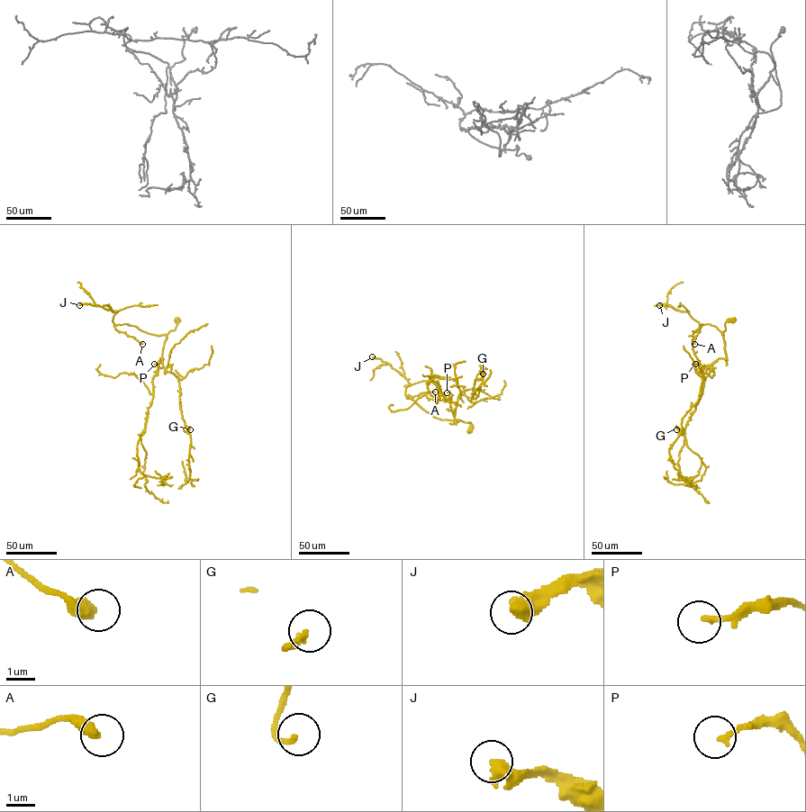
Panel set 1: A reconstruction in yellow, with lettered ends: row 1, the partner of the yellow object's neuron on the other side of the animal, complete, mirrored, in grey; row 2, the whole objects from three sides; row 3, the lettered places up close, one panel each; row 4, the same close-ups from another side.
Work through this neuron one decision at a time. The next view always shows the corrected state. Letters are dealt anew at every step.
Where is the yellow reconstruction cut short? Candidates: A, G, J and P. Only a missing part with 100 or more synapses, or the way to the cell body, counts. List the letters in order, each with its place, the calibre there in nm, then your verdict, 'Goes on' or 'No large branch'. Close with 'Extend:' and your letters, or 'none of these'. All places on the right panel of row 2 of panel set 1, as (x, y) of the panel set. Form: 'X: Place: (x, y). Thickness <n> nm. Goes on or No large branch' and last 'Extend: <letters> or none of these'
A: Place: (694, 344). Thickness 440 nm. No large branch
G: Place: (676, 429). Thickness 160 nm. No large branch
J: Place: (659, 305). Thickness 550 nm. Goes on
P: Place: (695, 364). Thickness 170 nm. No large branch
Extend: J

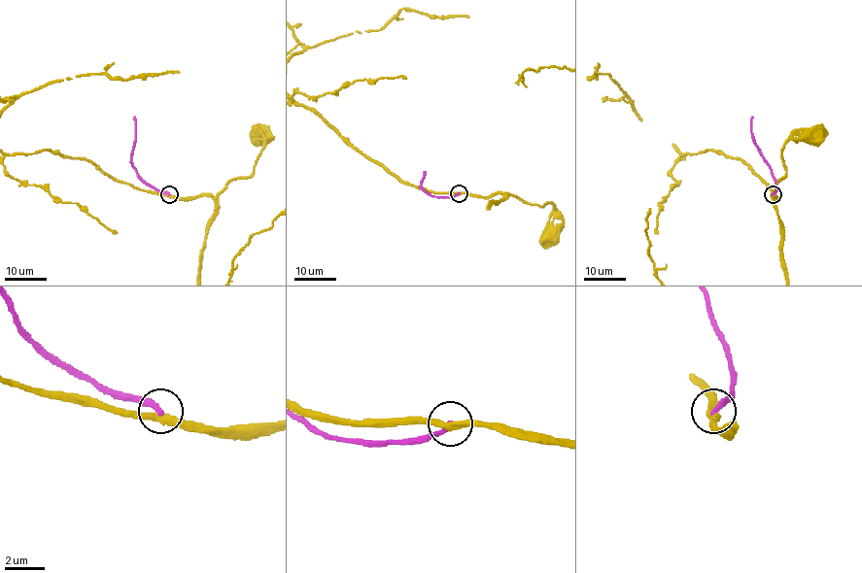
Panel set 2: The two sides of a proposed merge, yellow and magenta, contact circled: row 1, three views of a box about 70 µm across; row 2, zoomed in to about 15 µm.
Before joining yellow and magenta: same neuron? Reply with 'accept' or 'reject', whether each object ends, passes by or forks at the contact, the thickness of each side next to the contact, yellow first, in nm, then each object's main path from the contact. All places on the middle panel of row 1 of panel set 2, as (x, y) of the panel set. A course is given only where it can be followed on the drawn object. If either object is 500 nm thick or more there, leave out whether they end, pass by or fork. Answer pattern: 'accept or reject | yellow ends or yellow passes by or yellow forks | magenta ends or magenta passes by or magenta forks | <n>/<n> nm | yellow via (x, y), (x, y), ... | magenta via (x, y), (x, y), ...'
reject | yellow passes by | magenta ends | 360/300 nm | yellow via (458, 193), (481, 196), (504, 193), (541, 207), (547, 203), (553, 205), (563, 219), (561, 231), (552, 238) | magenta via (458, 193), (432, 196), (422, 188), (424, 173)

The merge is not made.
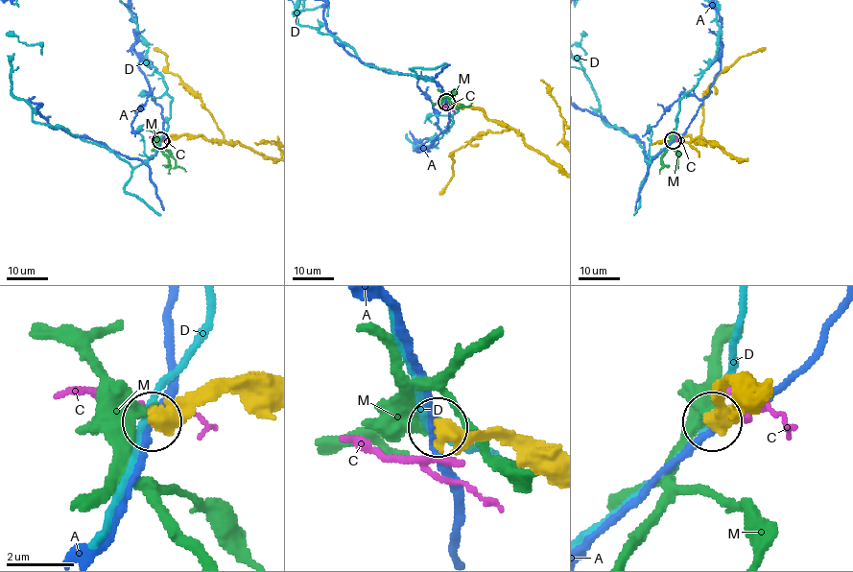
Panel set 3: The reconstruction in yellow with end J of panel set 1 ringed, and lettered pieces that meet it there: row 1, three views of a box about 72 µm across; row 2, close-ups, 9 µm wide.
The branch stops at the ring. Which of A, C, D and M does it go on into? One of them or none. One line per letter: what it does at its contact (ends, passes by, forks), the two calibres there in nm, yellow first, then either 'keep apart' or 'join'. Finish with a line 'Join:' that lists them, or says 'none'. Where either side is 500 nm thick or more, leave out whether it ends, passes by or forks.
A: 600/200 nm | keep apart
C: 600/190 nm | keep apart
D: 600/190 nm | keep apart
M: 650/440 nm | keep apart
Join: none

